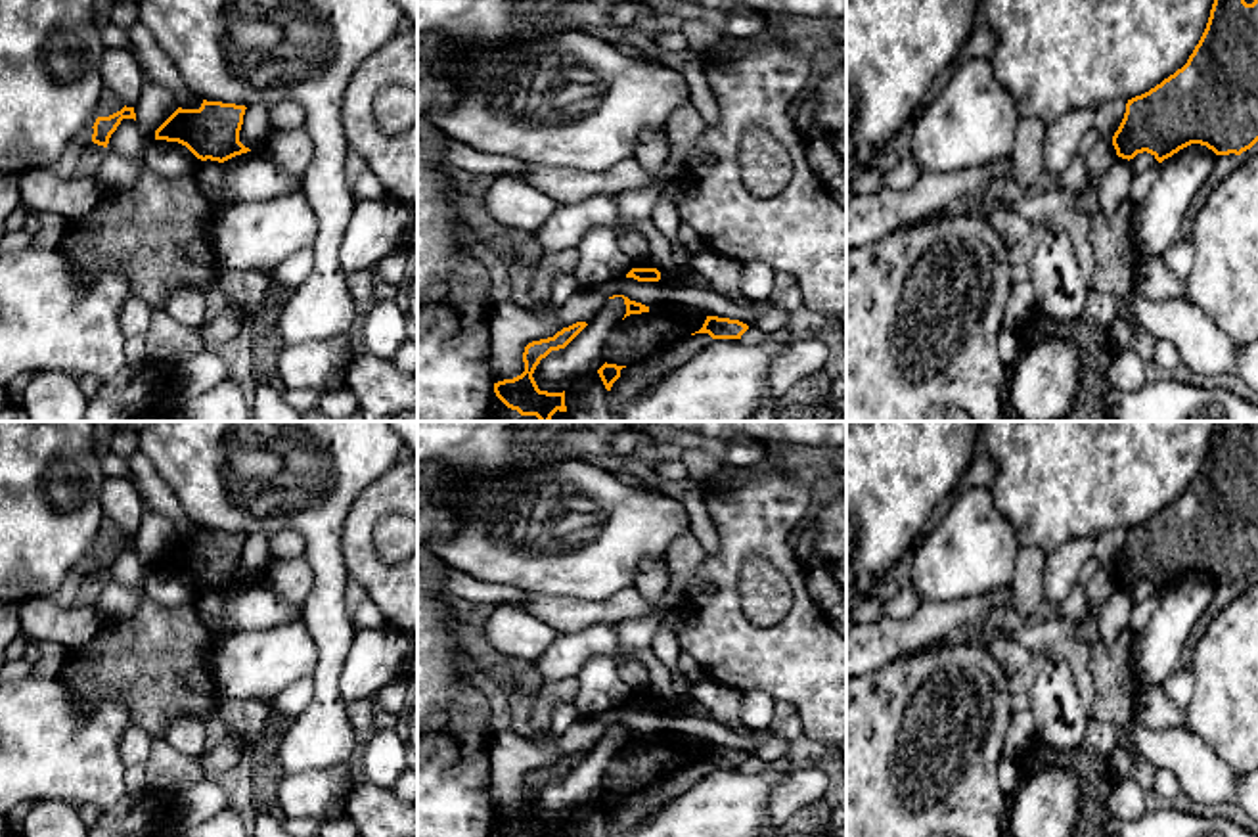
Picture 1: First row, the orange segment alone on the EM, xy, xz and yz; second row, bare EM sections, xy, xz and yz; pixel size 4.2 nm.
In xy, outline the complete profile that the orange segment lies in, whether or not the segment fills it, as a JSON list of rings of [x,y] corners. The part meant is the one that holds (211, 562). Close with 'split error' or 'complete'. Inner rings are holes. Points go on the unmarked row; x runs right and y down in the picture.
[[[207,529],[199,538],[178,536],[155,559],[155,569],[178,571],[201,590],[224,592],[251,580],[239,571],[245,538],[245,534]]]; complete

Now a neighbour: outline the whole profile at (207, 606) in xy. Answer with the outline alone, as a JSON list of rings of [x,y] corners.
[[[211,588],[203,590],[193,603],[199,621],[207,626],[211,636],[226,636],[234,632],[234,628],[228,626],[222,617],[222,605],[224,592]]]

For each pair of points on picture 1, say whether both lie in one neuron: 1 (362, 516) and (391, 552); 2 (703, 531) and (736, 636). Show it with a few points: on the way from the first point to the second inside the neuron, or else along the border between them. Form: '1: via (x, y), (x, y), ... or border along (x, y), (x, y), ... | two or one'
1: border along (397, 514), (376, 527), (376, 552), (391, 565) | two
2: border along (707, 510), (718, 537), (718, 550), (713, 556) | two

